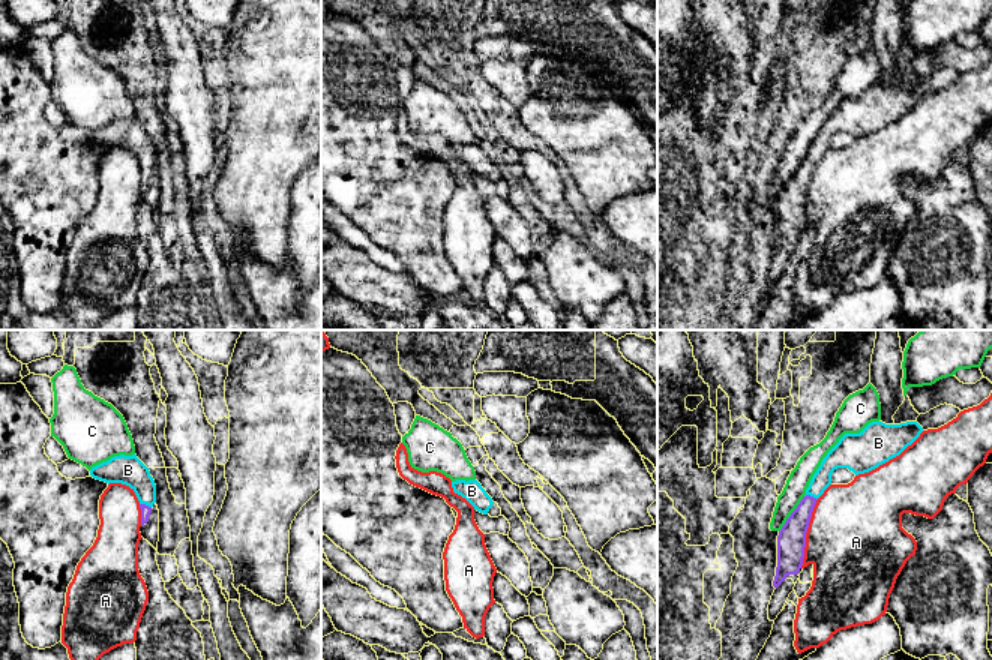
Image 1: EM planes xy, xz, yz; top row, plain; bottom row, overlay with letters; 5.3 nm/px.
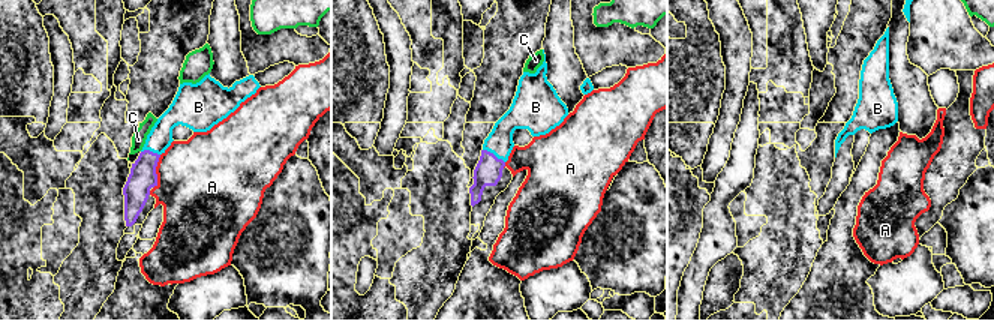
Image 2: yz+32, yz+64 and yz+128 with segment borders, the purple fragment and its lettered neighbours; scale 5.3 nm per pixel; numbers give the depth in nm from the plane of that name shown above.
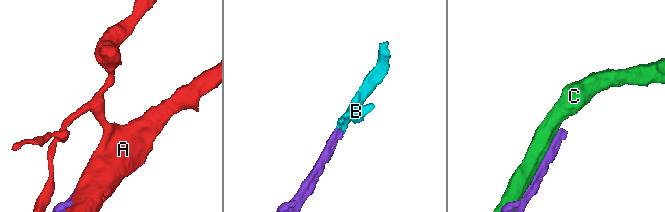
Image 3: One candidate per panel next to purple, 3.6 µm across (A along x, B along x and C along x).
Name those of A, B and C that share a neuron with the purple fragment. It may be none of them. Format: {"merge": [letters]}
{"merge": ["B"]}

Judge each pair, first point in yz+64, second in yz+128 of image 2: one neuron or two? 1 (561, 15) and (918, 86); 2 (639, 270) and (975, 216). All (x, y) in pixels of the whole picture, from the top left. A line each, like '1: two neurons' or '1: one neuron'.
1: one neuron
2: one neuron

